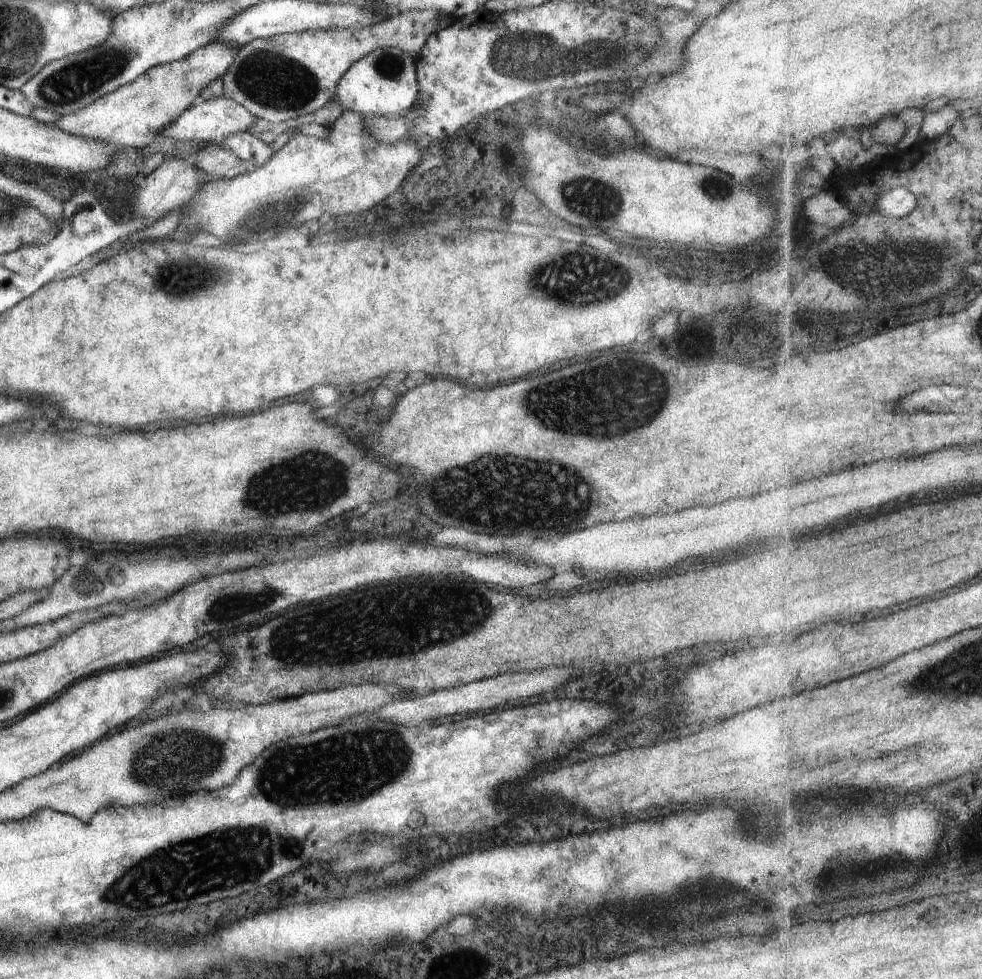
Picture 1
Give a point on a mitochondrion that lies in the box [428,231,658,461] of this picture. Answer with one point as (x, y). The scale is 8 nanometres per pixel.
(574, 279)

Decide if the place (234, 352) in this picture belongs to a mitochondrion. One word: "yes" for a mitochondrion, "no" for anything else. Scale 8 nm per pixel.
no

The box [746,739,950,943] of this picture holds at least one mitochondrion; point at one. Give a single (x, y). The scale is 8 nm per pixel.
(832, 879)

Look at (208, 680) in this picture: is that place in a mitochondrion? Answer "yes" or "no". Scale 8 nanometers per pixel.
no

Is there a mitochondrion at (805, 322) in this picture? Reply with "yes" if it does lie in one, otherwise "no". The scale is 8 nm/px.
no

